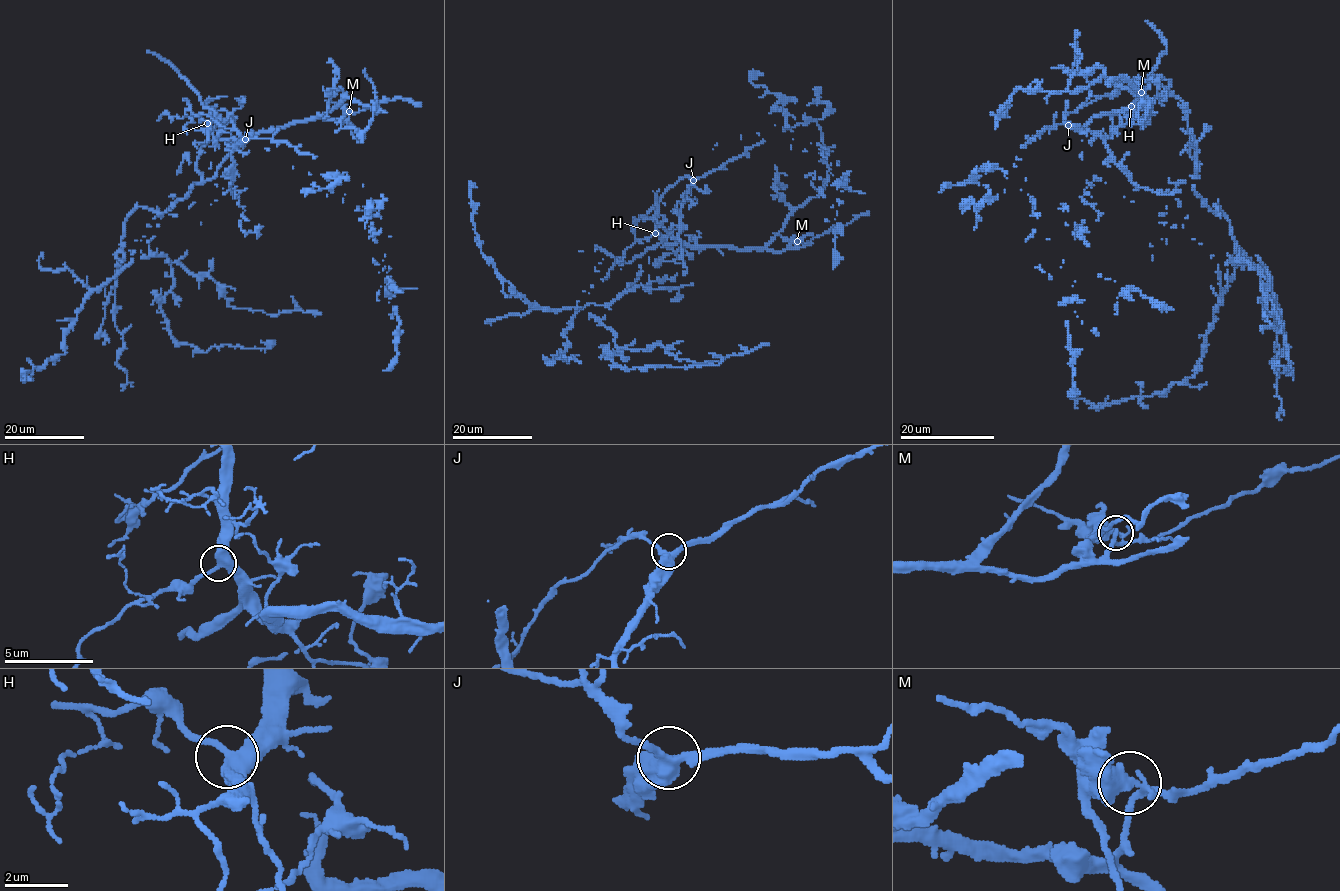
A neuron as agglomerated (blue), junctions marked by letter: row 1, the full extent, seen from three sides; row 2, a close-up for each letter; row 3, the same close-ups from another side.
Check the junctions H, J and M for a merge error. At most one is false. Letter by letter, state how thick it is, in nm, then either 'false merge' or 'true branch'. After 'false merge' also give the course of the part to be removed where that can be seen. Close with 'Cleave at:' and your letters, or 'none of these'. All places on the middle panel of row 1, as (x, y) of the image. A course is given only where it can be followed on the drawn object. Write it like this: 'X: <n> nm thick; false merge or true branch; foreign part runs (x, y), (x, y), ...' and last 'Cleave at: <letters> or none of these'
H: 360 nm thick; true branch
J: 360 nm thick; true branch
M: 400 nm thick; false merge; foreign part runs (796, 242), (792, 242), (813, 233)
Cleave at: M

